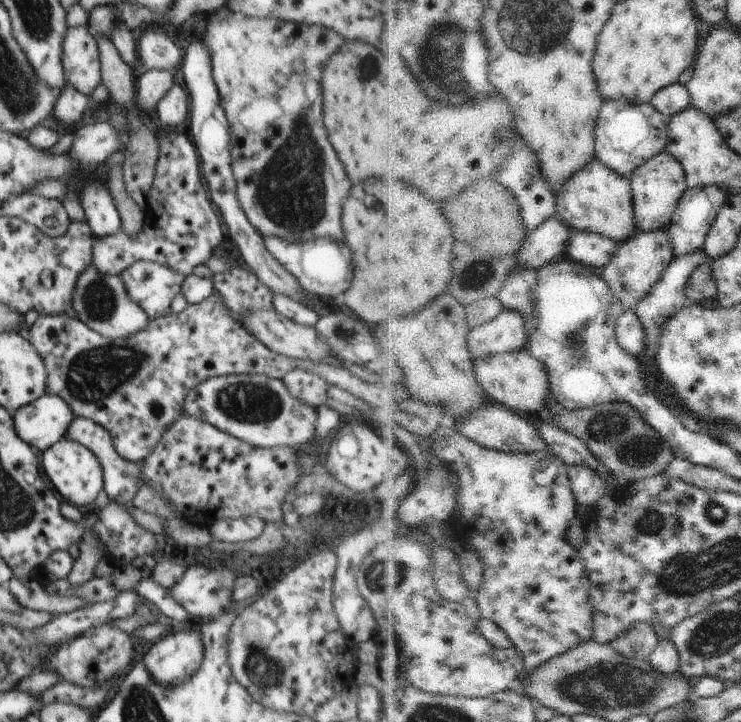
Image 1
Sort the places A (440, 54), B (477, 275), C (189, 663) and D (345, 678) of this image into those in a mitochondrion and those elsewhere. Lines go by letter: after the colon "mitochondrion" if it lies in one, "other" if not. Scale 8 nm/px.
A: mitochondrion
B: mitochondrion
C: other
D: other

